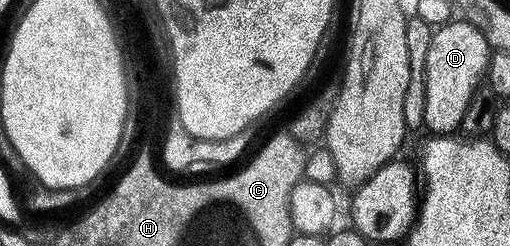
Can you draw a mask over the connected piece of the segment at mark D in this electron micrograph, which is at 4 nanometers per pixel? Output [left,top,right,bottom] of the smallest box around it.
[424,17,491,135]

